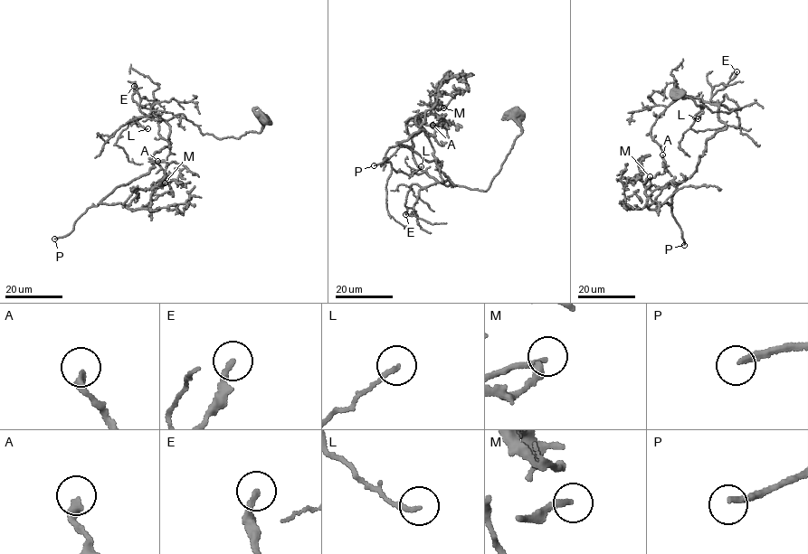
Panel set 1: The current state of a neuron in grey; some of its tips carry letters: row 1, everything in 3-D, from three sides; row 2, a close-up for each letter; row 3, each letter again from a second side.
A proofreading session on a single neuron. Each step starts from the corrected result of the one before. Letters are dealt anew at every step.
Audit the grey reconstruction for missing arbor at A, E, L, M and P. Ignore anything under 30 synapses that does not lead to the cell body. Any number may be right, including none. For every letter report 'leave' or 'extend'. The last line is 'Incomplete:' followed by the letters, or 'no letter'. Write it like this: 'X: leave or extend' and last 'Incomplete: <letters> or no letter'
A: leave
E: leave
L: leave
M: extend
P: extend
Incomplete: M, P

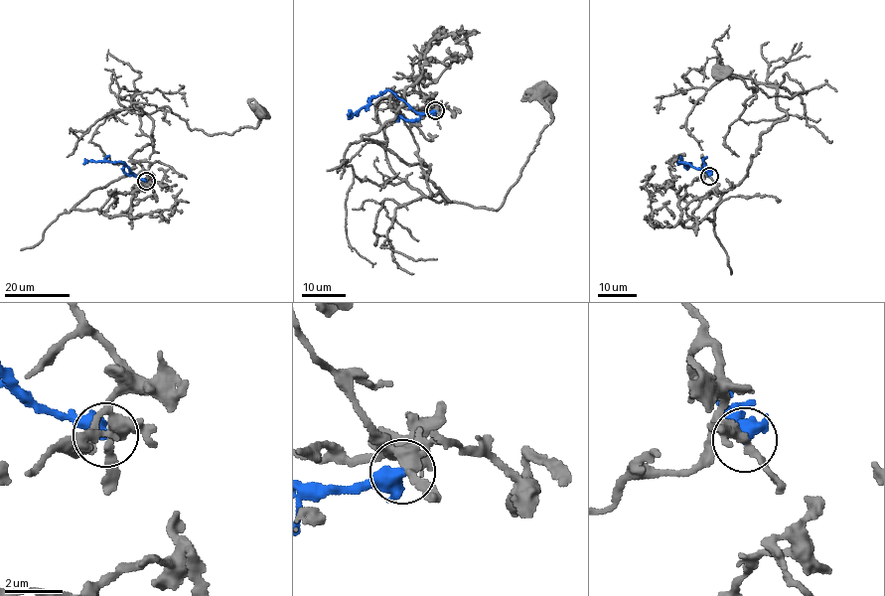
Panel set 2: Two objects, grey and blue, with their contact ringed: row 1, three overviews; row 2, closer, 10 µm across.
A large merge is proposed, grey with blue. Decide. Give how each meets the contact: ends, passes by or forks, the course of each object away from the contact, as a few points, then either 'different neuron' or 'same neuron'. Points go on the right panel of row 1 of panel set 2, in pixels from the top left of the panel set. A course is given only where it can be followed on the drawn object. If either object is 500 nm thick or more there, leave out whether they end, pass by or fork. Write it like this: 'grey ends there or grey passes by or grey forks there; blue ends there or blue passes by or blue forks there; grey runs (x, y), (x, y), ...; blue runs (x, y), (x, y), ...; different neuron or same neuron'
grey runs (708, 176), (678, 192), (678, 223), (711, 221), (745, 178), (787, 118), (784, 74), (806, 92), (719, 73); blue runs (708, 175), (705, 171), (679, 161), (688, 165), (687, 169); different neuron

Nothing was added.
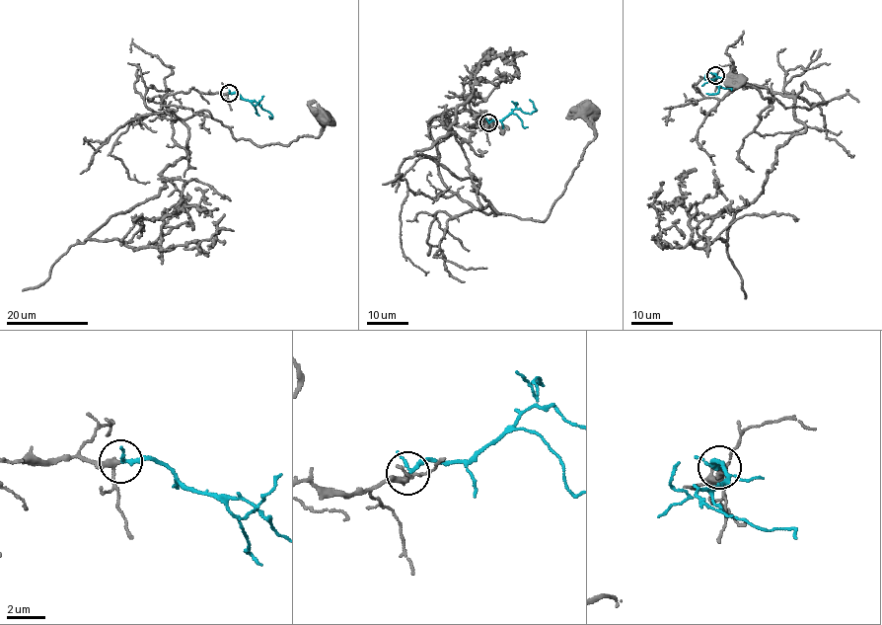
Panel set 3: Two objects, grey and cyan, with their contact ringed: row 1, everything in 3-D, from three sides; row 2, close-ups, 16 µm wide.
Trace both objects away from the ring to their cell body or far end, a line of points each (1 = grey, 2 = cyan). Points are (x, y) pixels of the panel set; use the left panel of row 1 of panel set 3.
1: (228, 93), (190, 88), (161, 109), (162, 97), (182, 119), (207, 111), (259, 146), (315, 137), (325, 117)
2: (228, 93), (238, 94), (257, 103), (272, 117), (268, 117)

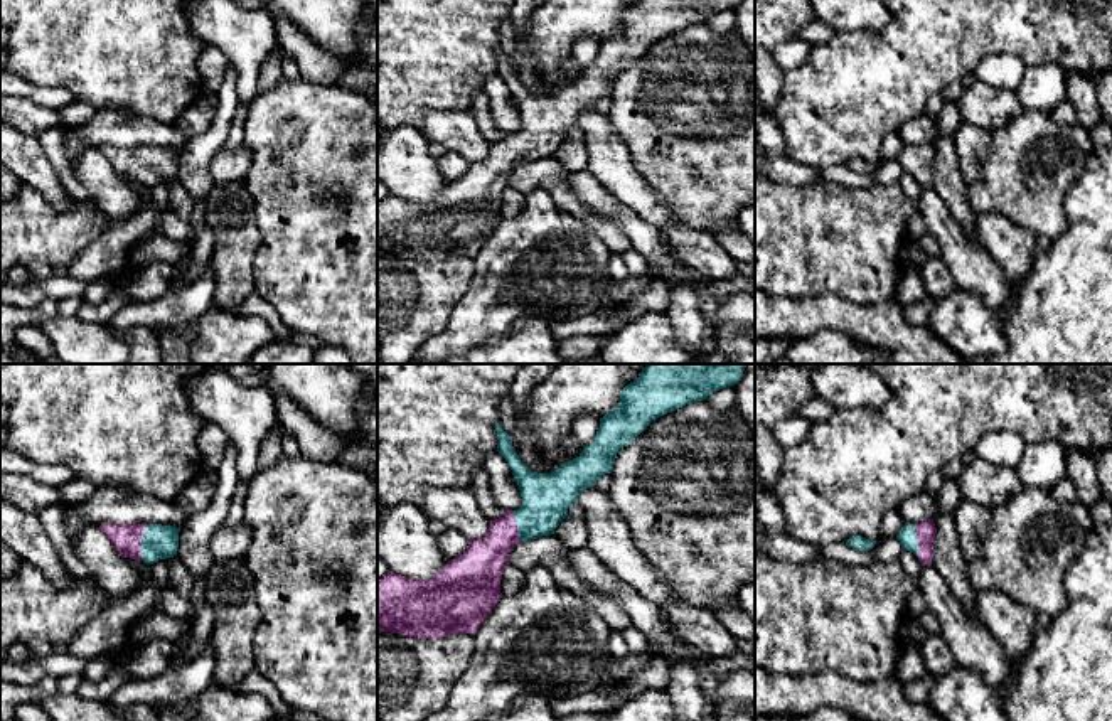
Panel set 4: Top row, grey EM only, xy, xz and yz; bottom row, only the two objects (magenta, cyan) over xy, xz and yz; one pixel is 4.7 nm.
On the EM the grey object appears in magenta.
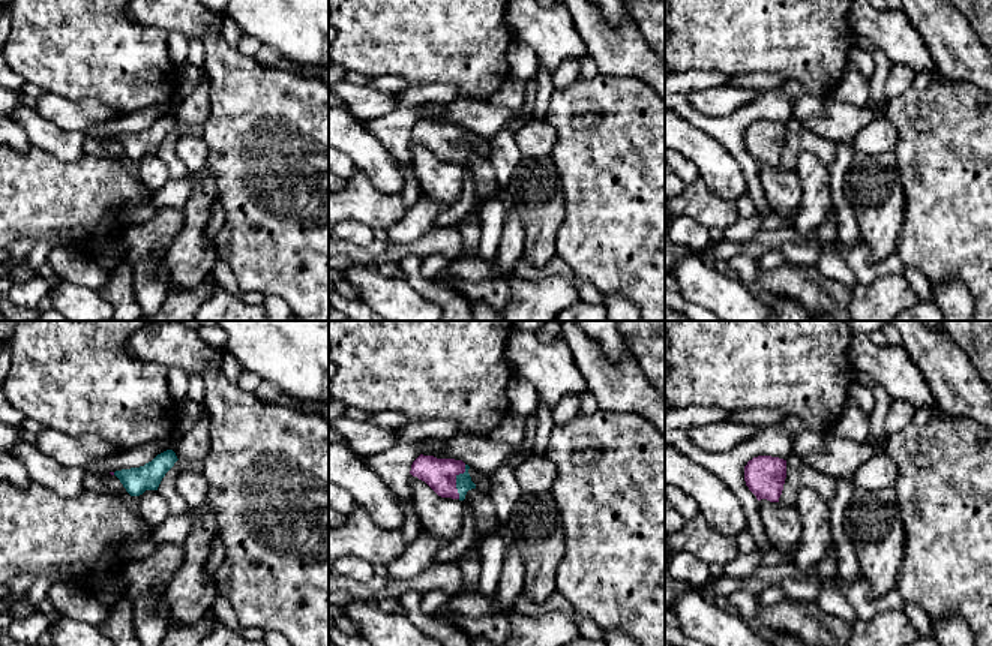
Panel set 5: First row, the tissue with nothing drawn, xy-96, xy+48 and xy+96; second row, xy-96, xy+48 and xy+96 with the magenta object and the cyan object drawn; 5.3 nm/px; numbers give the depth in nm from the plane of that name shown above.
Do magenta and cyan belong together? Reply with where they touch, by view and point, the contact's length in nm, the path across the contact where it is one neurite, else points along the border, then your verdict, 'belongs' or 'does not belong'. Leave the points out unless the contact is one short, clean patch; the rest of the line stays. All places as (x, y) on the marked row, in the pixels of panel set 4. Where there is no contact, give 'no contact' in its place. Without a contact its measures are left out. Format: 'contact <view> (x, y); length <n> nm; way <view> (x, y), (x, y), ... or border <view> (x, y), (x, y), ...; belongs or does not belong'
contact xy (140, 539); length 180 nm; way xy (125, 538), (140, 539), (159, 541); belongs

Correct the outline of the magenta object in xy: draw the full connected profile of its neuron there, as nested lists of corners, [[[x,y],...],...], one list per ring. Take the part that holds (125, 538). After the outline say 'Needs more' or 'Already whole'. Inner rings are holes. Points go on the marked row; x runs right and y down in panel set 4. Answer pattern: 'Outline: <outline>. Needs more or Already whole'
Outline: [[[115,524],[99,529],[113,542],[120,556],[153,564],[177,554],[180,529],[162,524]]]. Needs more

